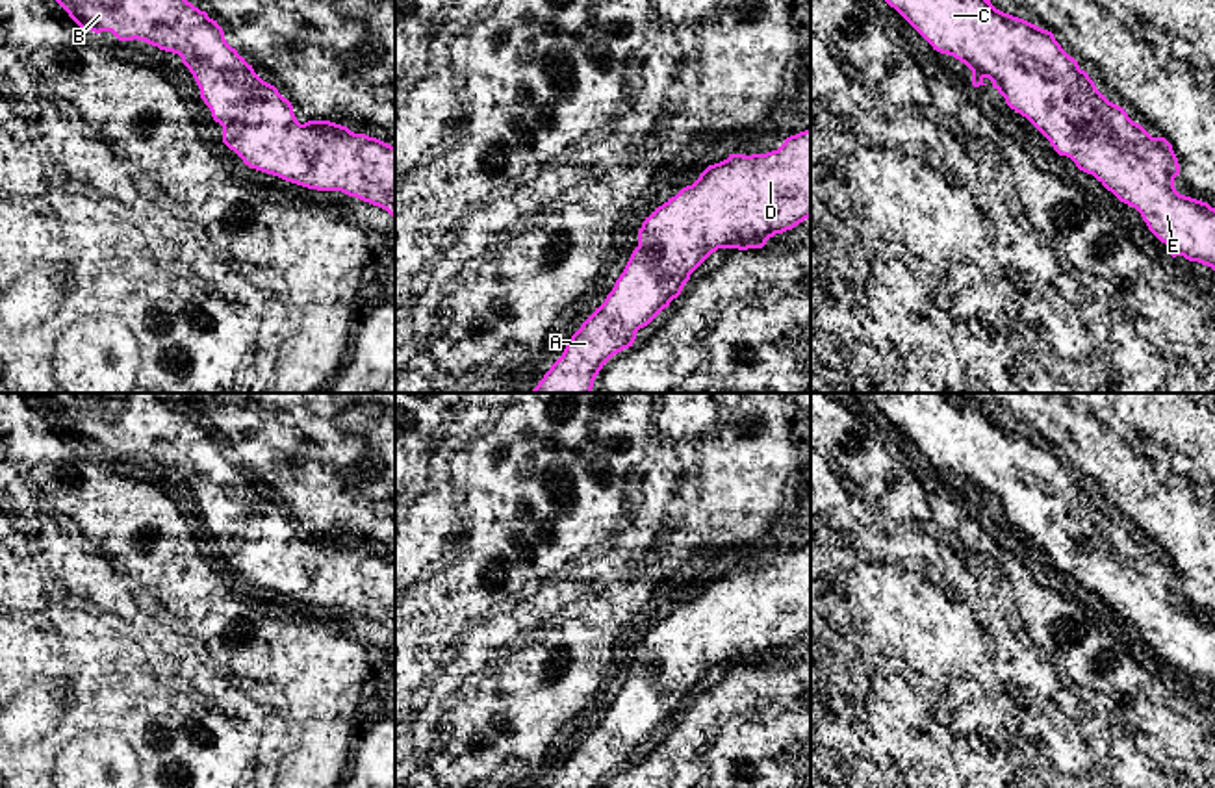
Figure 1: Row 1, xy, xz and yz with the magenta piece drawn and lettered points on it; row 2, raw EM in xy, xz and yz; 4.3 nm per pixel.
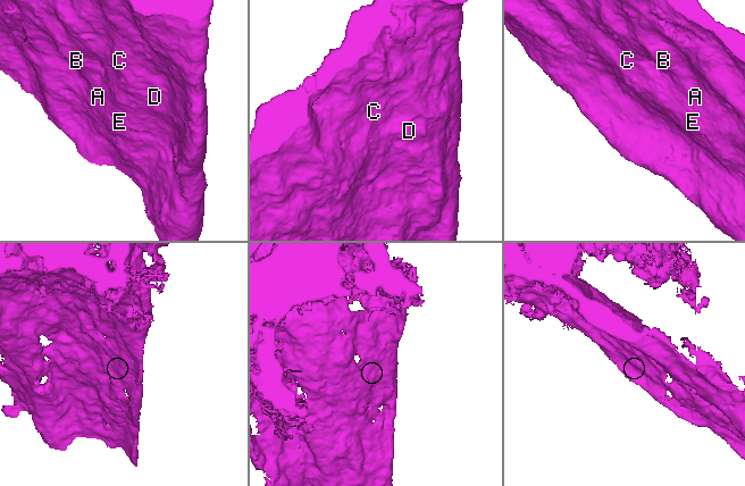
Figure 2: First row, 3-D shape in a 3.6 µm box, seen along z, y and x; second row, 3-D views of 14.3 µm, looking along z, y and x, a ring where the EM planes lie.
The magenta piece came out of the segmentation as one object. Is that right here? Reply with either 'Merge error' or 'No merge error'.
Merge error

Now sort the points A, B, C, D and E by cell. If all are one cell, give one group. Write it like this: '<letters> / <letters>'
A B D E / C

